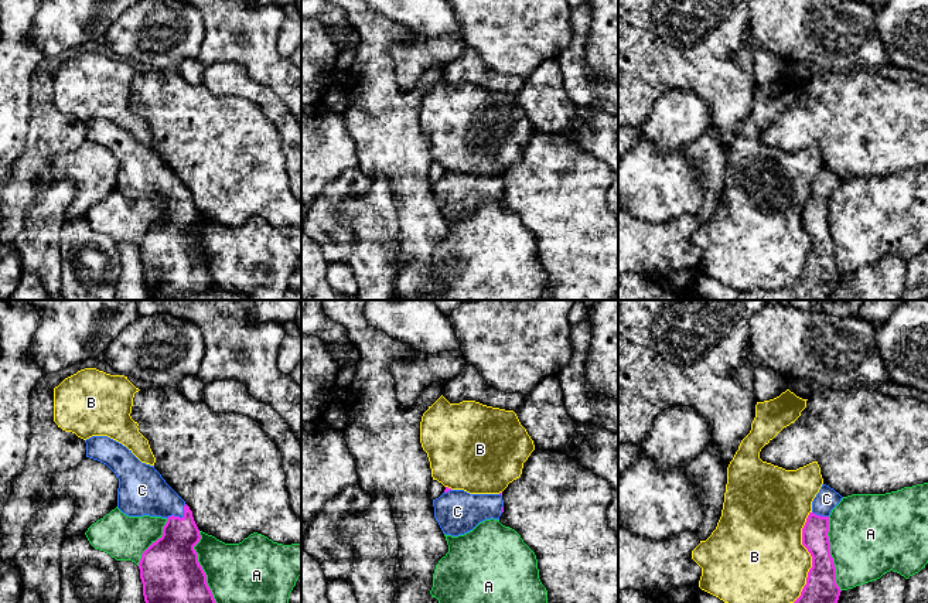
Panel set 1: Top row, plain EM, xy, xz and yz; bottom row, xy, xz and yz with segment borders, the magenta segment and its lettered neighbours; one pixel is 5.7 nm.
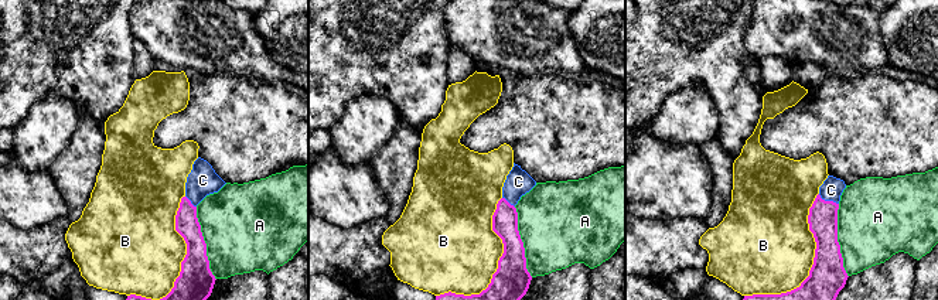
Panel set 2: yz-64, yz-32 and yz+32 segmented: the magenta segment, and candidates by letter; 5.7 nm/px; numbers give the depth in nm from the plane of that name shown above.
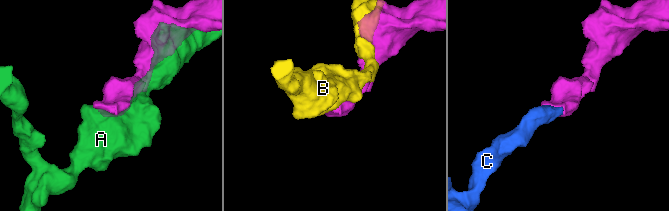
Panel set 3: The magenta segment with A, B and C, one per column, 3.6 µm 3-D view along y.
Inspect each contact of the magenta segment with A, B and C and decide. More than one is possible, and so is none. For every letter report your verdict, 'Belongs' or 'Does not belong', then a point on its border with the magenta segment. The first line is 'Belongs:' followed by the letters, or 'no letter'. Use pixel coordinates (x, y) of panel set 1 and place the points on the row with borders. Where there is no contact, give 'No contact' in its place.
Belongs: C
A: Does not belong. Touches magenta at yz (829, 554)
B: Does not belong. Touches magenta at yz (811, 555)
C: Belongs. Touches magenta at xy (178, 517)

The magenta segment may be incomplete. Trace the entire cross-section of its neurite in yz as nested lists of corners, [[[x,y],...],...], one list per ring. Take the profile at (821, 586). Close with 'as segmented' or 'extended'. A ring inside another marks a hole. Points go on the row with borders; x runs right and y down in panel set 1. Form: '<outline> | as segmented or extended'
[[[826,484],[812,501],[812,511],[802,528],[802,545],[812,556],[806,585],[794,603],[837,603],[840,587],[836,583],[836,568],[830,555],[829,515],[842,501],[842,495]]] | extended

